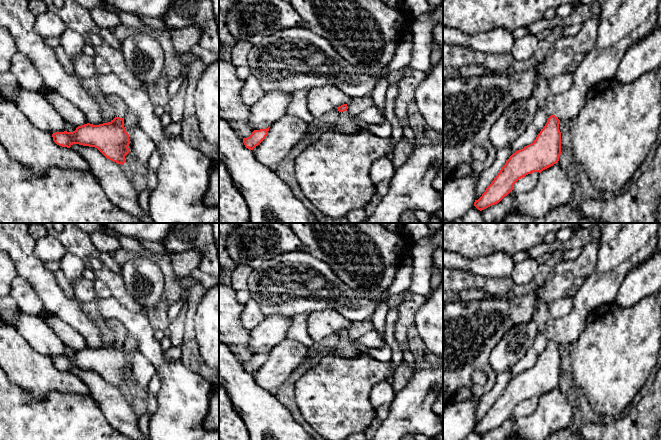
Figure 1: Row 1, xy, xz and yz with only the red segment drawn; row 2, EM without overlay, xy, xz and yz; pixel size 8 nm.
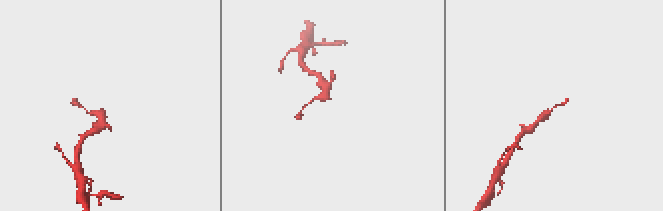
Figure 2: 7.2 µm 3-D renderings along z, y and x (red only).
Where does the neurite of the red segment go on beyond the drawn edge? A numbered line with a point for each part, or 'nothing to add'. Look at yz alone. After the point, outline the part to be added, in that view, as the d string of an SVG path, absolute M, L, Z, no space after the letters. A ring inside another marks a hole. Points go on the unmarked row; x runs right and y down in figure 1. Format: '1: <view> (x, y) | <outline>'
1: yz (623, 247) | M597 223L601 230L597 265L573 294L573 308L566 316L553 321L554 339L559 344L571 345L585 329L589 314L595 309L612 304L621 283L633 269L652 257L658 249L658 233L661 223Z

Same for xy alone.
1: xy (121, 332) | M114 318L107 319L106 323L109 329L114 331L115 340L124 342L129 334L128 329L119 320Z

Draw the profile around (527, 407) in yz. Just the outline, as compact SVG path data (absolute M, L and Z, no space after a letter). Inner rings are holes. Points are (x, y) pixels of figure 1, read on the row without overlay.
M533 396L519 403L513 410L512 416L517 419L519 417L525 417L531 415L540 401L539 396Z

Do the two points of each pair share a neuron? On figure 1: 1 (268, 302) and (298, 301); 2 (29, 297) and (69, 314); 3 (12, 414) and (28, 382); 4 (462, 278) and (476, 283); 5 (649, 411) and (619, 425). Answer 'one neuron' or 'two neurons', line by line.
1: one neuron
2: two neurons
3: two neurons
4: one neuron
5: one neuron

